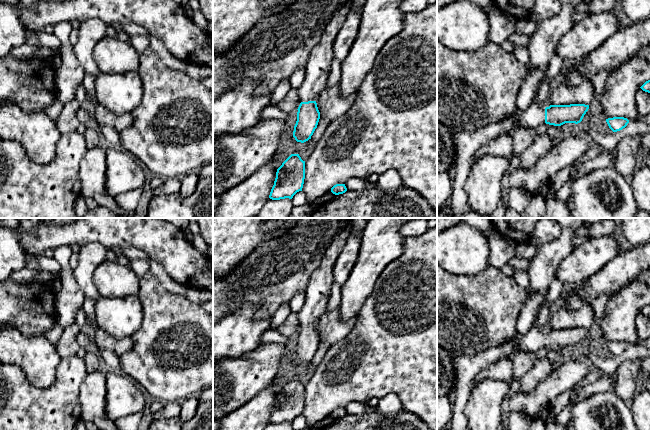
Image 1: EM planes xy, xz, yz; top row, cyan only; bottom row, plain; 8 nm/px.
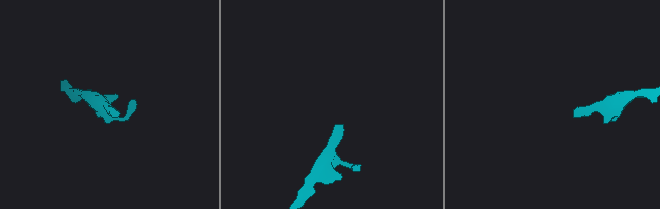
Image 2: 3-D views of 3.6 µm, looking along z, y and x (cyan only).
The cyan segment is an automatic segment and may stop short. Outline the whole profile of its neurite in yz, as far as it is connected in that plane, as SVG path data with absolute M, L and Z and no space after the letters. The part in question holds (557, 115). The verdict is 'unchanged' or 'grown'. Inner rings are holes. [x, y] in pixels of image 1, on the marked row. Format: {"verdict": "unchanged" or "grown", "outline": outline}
{"verdict": "grown", "outline": "M550 80L544 81L538 90L536 100L526 110L516 109L498 123L509 118L513 118L519 128L537 128L543 123L554 126L561 126L565 123L580 123L588 111L589 105L570 104L543 107L543 102L551 94L553 84Z"}

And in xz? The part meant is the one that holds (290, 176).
{"verdict": "unchanged", "outline": "M291 154L277 169L274 185L269 198L280 200L289 198L302 191L305 179L305 161L299 154Z"}

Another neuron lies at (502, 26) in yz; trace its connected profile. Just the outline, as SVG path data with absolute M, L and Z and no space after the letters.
M469 0L480 6L486 13L490 31L488 39L495 44L501 44L516 33L517 19L504 14L497 8L491 6L491 0Z

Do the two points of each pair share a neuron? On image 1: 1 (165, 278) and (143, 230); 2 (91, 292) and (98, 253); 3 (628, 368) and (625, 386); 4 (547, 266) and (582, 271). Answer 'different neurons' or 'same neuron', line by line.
1: different neurons
2: same neuron
3: same neuron
4: different neurons

